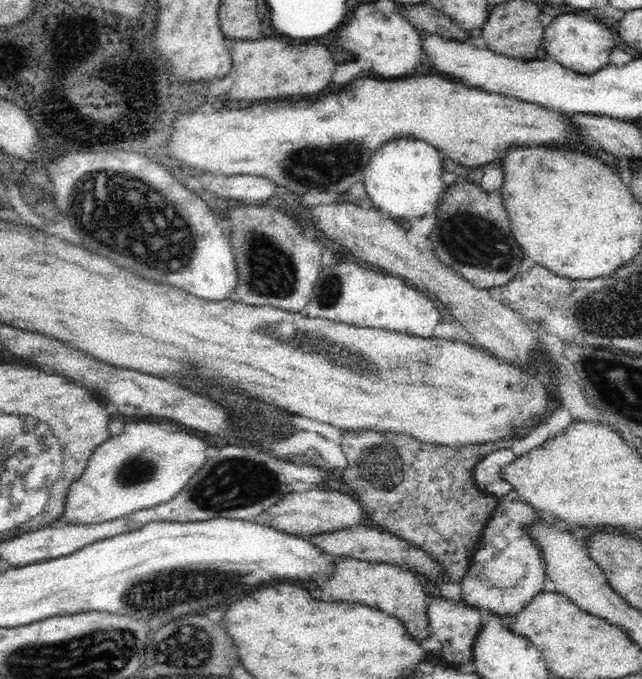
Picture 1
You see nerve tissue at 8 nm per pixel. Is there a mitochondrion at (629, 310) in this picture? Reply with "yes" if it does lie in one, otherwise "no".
yes

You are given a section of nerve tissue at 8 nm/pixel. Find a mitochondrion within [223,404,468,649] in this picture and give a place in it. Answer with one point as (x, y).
(376, 460)

